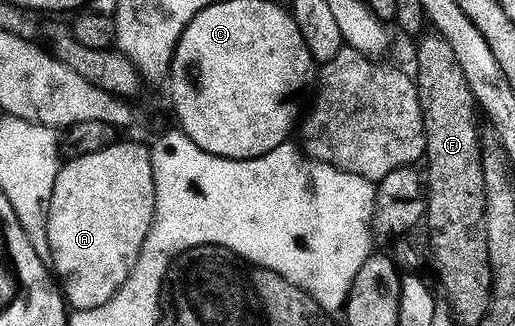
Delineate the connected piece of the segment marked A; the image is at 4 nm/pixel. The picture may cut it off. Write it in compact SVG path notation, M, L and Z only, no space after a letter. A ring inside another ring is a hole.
M121 138L116 144L95 150L95 154L66 159L57 172L47 214L47 256L50 256L52 271L70 309L105 304L111 294L130 279L129 271L131 266L135 266L135 258L139 258L139 250L143 246L143 238L147 238L155 210L155 182L149 154L150 149L146 145L144 148Z

